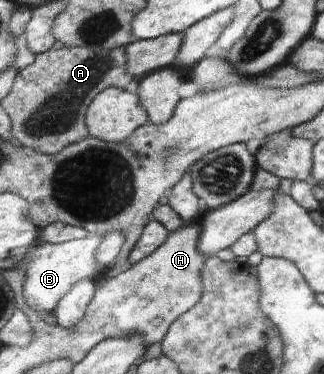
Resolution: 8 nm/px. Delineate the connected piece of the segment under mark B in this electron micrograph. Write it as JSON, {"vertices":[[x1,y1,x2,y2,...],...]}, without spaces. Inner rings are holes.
{"vertices":[[92,234,91,236,71,240,62,244,40,241,39,245,33,250,30,250,30,253,26,254,29,263,27,263,27,280,24,286,24,295,29,306,37,311,53,311,55,307,58,307,57,303,61,303,62,297,65,296,79,280,99,280,102,271,96,260,96,252,102,243,102,237,103,235]]}

